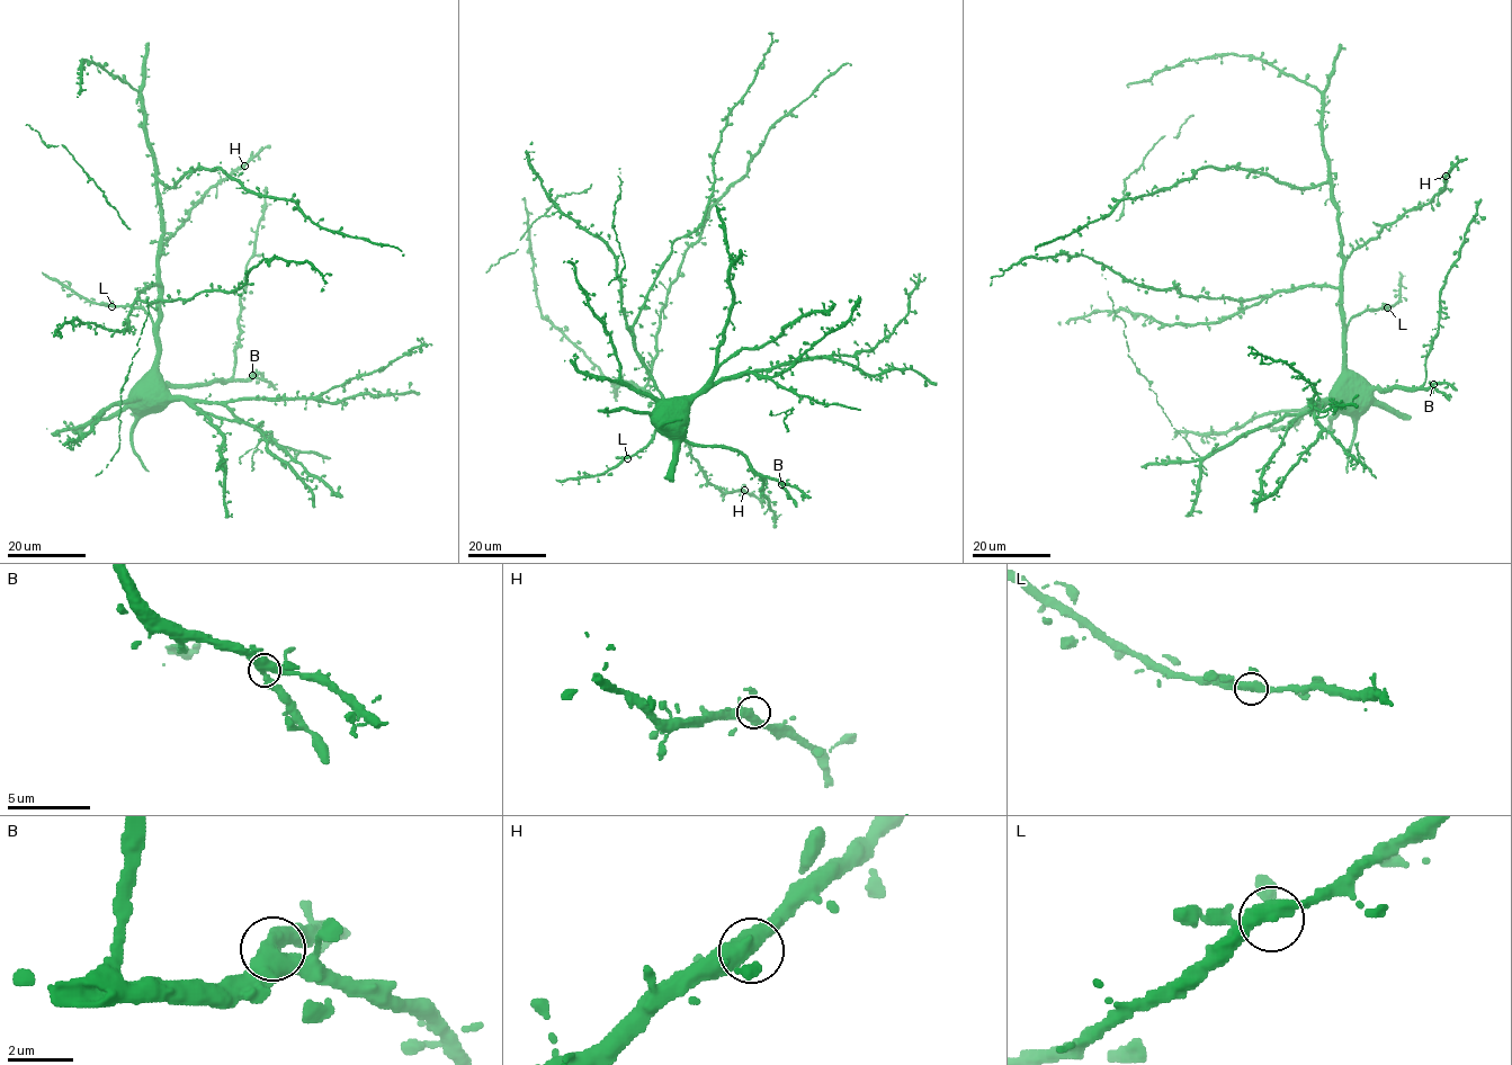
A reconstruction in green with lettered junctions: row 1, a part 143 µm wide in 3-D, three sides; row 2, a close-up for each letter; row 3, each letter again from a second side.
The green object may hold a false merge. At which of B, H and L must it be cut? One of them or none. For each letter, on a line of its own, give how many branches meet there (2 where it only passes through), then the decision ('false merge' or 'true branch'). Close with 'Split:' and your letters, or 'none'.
B: branches 3; true branch
H: branches 3; true branch
L: branches 3; true branch
Split: none

